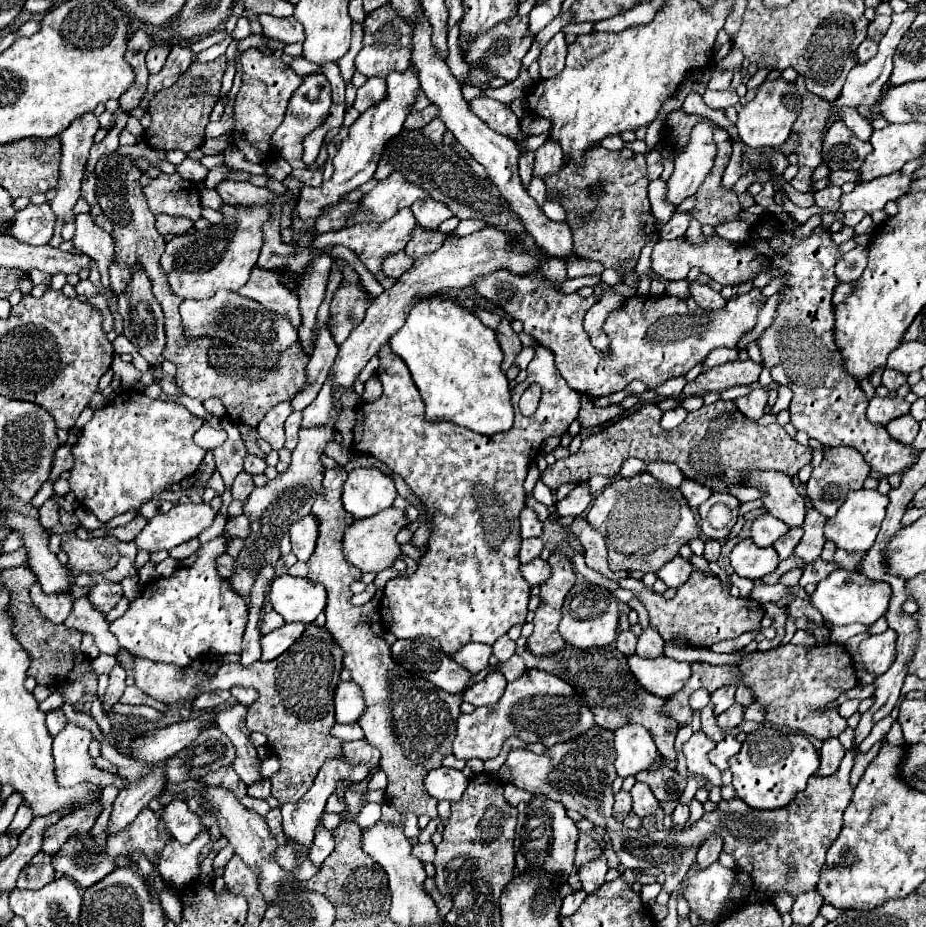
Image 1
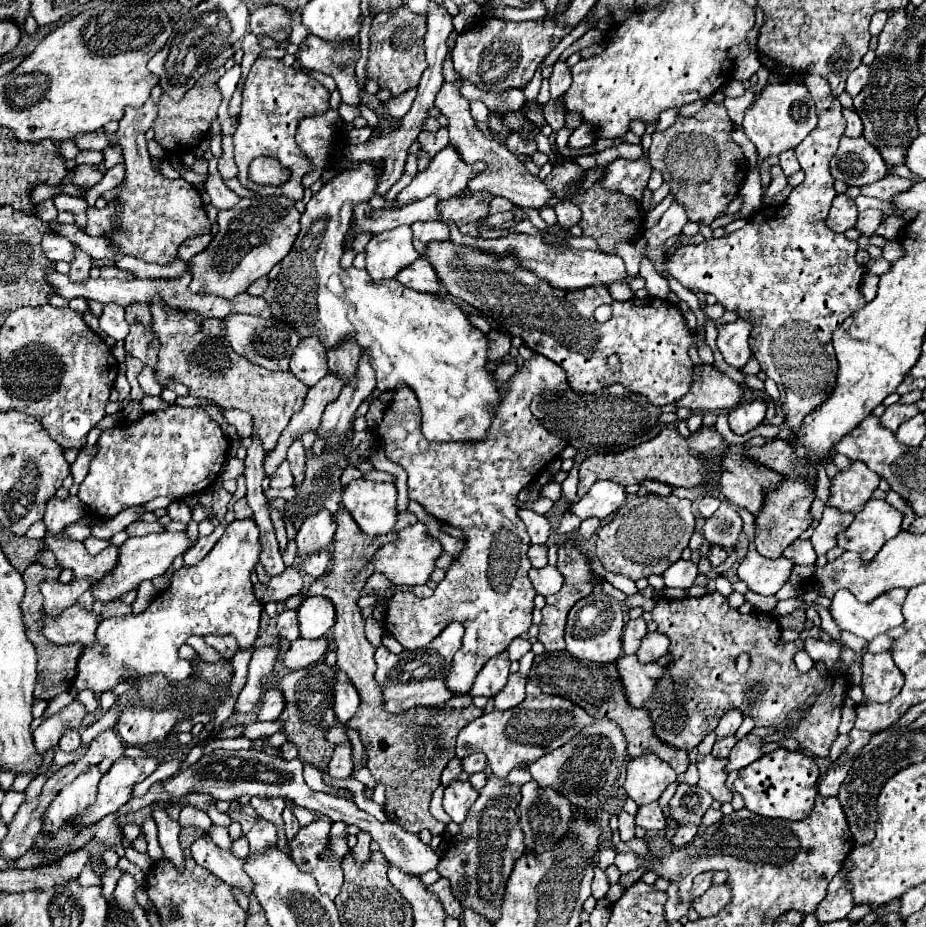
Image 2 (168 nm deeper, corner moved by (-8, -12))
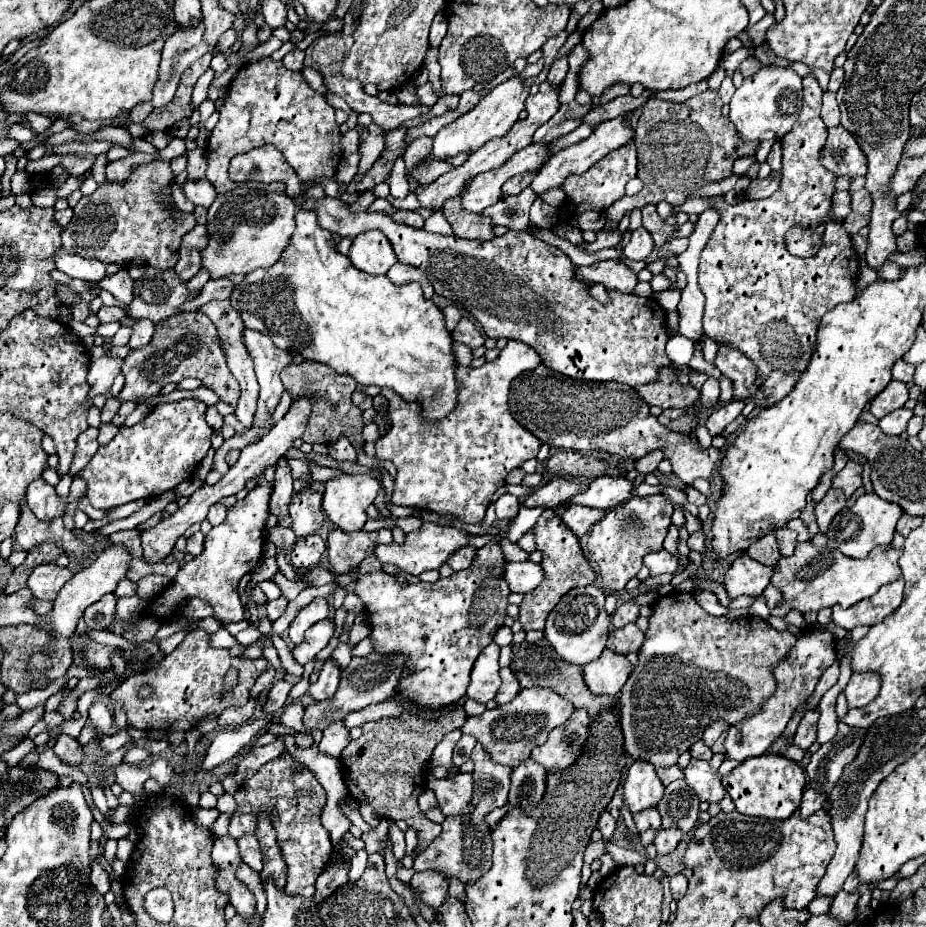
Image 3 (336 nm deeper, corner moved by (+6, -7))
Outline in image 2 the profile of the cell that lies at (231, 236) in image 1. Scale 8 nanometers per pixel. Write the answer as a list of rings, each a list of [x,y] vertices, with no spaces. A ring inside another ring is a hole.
[[[255,197],[241,199],[239,205],[229,211],[219,211],[219,231],[205,251],[195,255],[187,265],[191,273],[191,293],[211,293],[225,299],[247,291],[251,283],[259,277],[269,275],[269,271],[279,263],[293,247],[299,233],[301,213],[295,209],[295,201],[289,197]]]

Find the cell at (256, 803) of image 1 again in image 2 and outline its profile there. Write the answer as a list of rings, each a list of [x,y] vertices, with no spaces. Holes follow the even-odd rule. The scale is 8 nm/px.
[[[259,819],[245,837],[249,841],[251,851],[263,851],[267,845],[277,843],[277,829],[275,829],[275,825],[271,821]]]

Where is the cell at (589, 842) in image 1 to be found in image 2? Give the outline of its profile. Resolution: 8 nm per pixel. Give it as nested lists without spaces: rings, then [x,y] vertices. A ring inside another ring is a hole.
[[[595,865],[593,869],[595,869],[595,877],[593,877],[593,883],[591,883],[591,889],[593,889],[593,897],[595,897],[595,899],[601,899],[601,897],[605,897],[607,889],[609,889],[607,873],[605,873],[605,871],[603,871],[599,865]]]

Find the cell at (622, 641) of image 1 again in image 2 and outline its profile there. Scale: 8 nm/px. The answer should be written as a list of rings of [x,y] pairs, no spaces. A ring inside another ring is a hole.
[[[641,617],[635,619],[635,621],[629,621],[623,629],[623,653],[625,655],[635,655],[635,651],[639,649],[645,633],[647,633],[647,625]]]

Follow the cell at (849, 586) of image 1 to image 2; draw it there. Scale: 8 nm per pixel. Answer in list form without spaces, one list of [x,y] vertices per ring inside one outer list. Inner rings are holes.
[[[895,588],[889,591],[889,593],[883,593],[879,595],[877,599],[873,599],[871,603],[861,603],[855,599],[855,595],[847,589],[839,589],[833,599],[831,599],[831,607],[829,607],[829,613],[831,617],[835,619],[835,623],[843,629],[843,631],[851,631],[855,633],[857,637],[863,637],[867,641],[871,641],[873,637],[901,625],[905,621],[903,613],[901,613],[901,605],[903,605],[907,596],[908,590],[903,588]]]

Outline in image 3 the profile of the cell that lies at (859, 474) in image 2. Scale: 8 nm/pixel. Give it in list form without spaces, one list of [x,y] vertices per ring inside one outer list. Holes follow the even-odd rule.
[[[849,460],[847,466],[833,478],[833,486],[841,488],[845,492],[845,496],[849,498],[859,486],[863,486],[863,478],[861,478],[863,466],[855,460]]]

